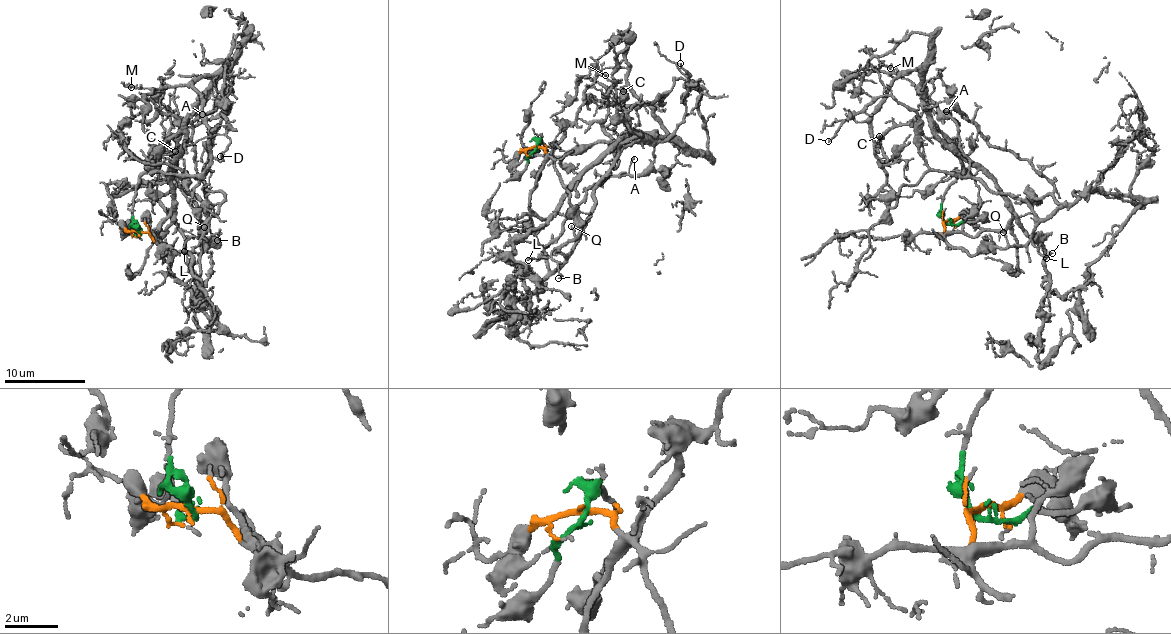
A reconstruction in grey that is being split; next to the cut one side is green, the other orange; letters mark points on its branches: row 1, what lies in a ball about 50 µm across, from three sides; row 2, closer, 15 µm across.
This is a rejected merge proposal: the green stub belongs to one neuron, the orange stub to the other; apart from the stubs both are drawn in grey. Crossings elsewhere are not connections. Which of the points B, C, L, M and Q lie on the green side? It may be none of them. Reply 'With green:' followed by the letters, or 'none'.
With green: C, M

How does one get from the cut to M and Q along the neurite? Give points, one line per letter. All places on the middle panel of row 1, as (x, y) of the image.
M: (537, 148), (541, 138), (548, 155), (583, 152), (597, 142), (666, 134), (625, 68), (605, 67), (606, 75)
Q: (536, 147), (543, 148), (569, 195), (571, 217), (579, 226), (579, 234), (576, 236), (571, 226)

